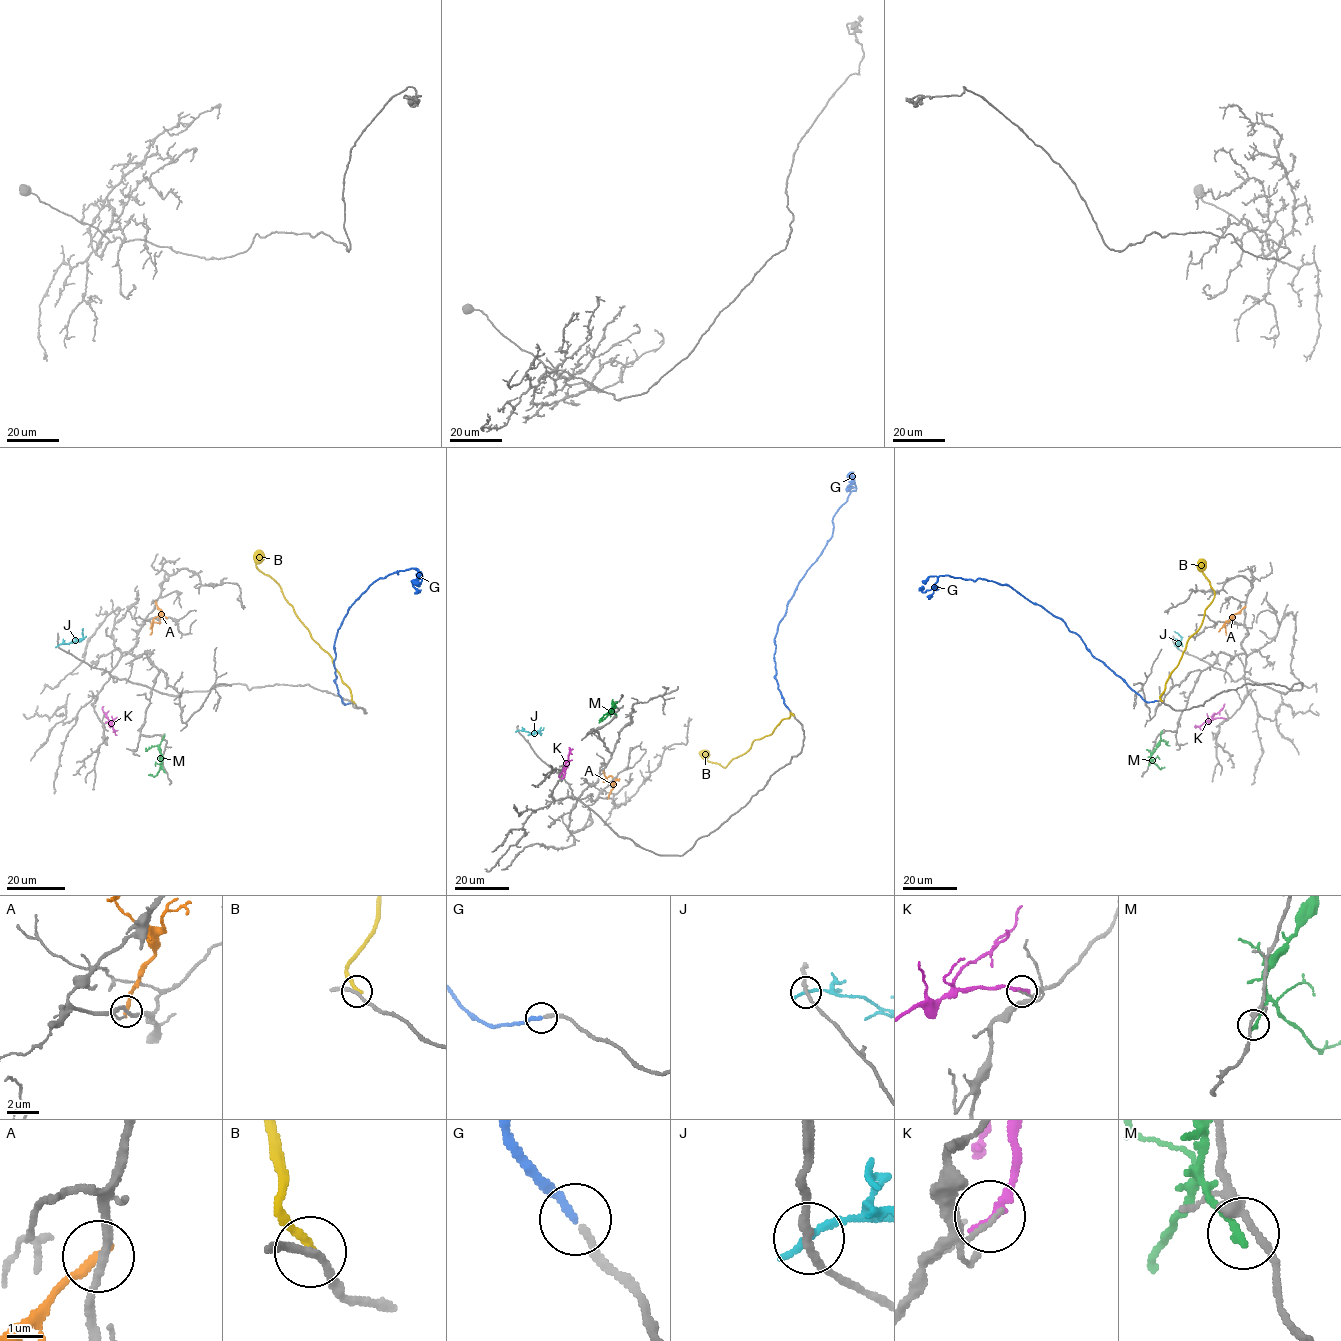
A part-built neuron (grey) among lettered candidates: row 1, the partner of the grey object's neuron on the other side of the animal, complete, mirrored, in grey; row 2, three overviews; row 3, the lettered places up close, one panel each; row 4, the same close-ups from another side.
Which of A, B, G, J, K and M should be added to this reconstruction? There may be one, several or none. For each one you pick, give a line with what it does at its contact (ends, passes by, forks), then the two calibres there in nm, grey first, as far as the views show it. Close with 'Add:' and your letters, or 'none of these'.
G: It ends there. Thickness 200 nm (grey) against 240 nm
Add: G

